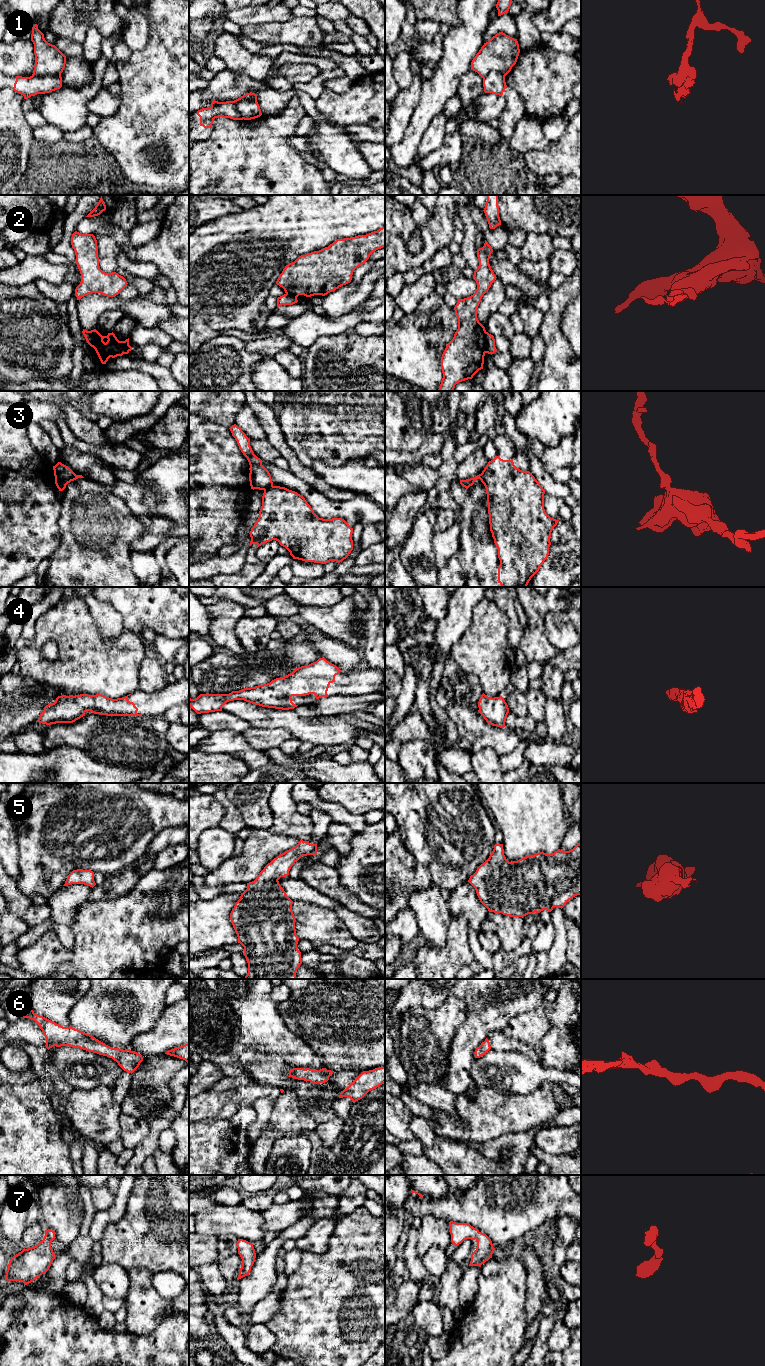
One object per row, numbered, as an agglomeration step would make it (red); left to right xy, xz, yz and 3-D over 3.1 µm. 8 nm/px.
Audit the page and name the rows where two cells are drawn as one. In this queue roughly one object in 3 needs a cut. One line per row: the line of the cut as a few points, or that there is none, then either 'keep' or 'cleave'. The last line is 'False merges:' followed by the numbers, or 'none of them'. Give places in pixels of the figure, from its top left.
1: cut xy (60, 73), (30, 77); cleave
2: cut xy (93, 330), (97, 334), (96, 351); cleave
3: cut xz (272, 484), (264, 490); cleave
4: cut none; keep
5: cut none; keep
6: cut none; keep
7: cut none; keep
False merges: 1, 2, 3

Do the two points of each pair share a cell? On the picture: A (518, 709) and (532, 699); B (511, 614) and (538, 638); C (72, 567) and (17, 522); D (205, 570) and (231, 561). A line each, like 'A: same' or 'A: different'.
A: different
B: different
C: different
D: same

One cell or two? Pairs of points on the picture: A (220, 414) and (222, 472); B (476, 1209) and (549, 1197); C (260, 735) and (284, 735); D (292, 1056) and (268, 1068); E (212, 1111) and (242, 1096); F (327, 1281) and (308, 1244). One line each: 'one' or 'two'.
A: two
B: one
C: one
D: two
E: one
F: two

